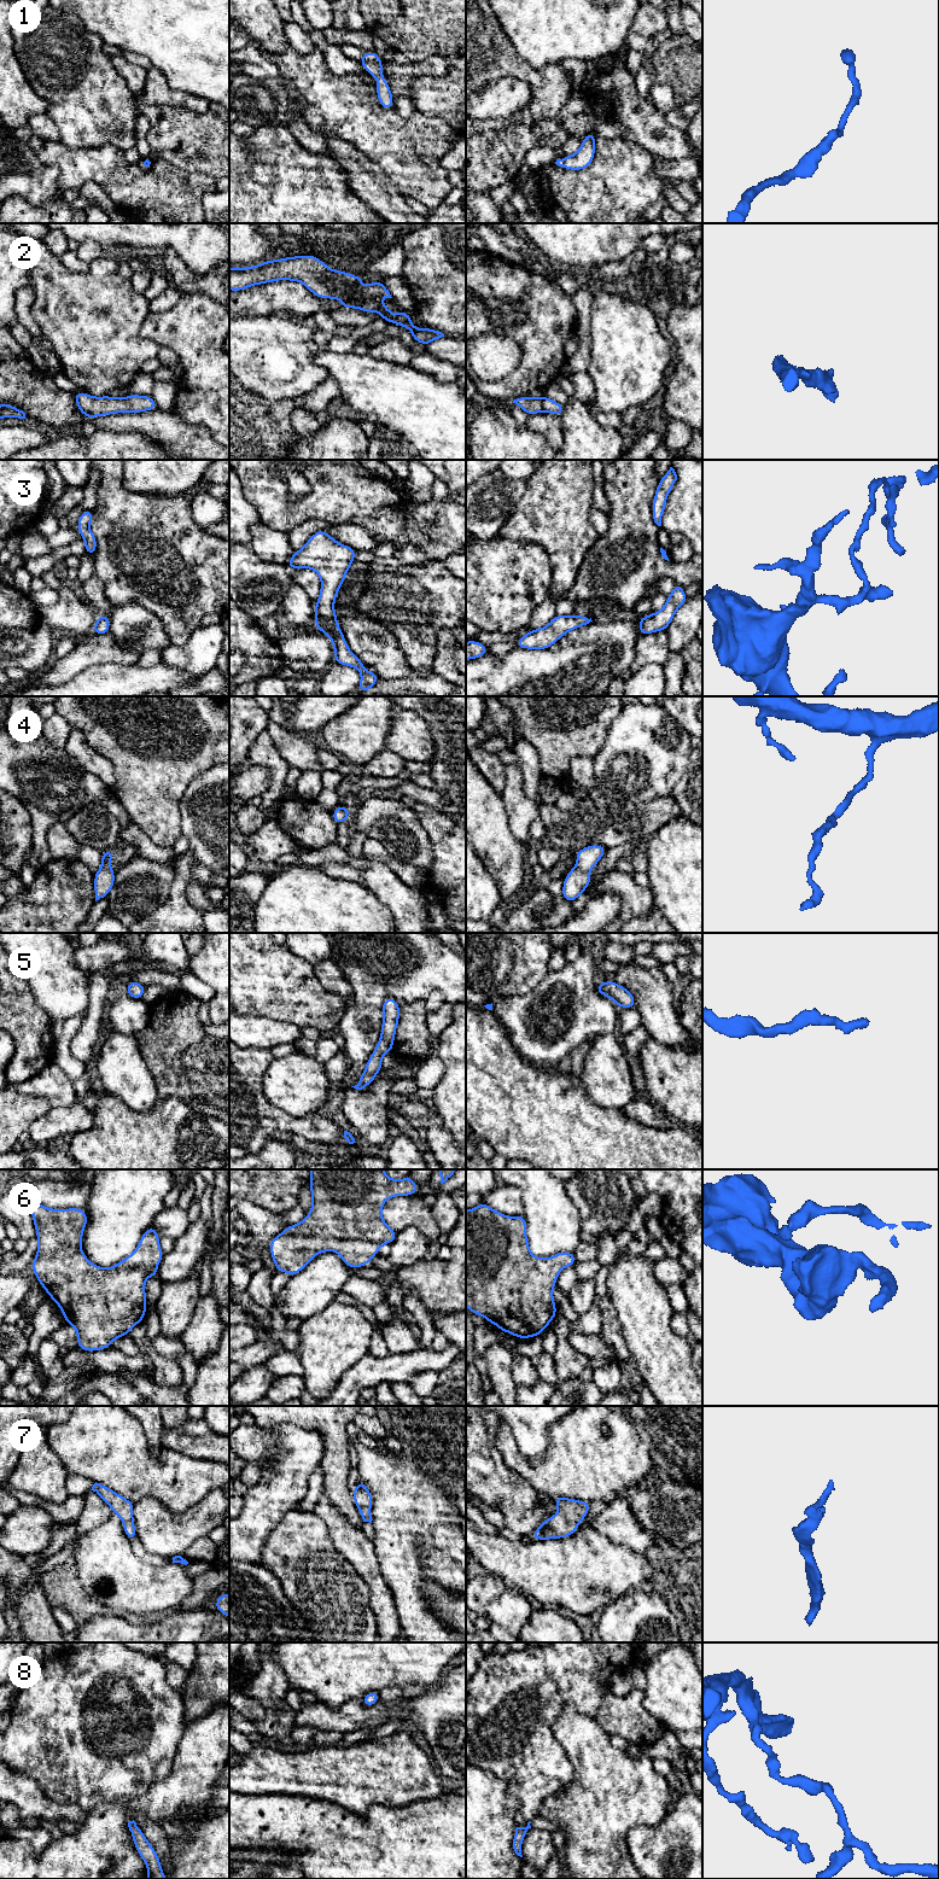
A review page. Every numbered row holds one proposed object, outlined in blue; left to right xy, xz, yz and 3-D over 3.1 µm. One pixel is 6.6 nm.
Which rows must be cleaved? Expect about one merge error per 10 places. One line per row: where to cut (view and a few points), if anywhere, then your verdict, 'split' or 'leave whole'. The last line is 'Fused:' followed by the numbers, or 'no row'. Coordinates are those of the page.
1: no cut; leave whole
2: no cut; leave whole
3: no cut; leave whole
4: no cut; leave whole
5: no cut; leave whole
6: no cut; leave whole
7: no cut; leave whole
8: no cut; leave whole
Fused: no row

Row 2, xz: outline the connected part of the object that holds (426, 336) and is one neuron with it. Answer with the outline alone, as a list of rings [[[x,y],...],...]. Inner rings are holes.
[[[314,255],[270,259],[261,264],[245,267],[245,268],[229,268],[231,291],[243,291],[250,286],[268,284],[279,280],[299,281],[317,298],[327,298],[327,299],[343,298],[344,302],[340,303],[339,308],[344,308],[344,309],[357,308],[364,313],[378,311],[380,314],[380,317],[384,319],[386,322],[396,323],[398,326],[403,326],[407,329],[409,329],[413,335],[413,340],[419,342],[425,346],[428,345],[431,342],[434,342],[444,337],[442,332],[434,331],[430,327],[426,327],[425,329],[420,329],[419,327],[415,327],[412,323],[408,311],[401,310],[398,315],[393,315],[386,305],[381,304],[380,303],[381,298],[392,298],[389,290],[383,284],[383,281],[371,282],[360,290],[358,286],[363,282],[361,275],[354,276],[351,273],[333,270]]]

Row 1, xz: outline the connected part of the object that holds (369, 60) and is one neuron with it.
[[[363,52],[360,58],[361,65],[366,71],[378,80],[377,97],[384,110],[391,110],[393,105],[393,97],[387,81],[383,76],[383,62],[377,52]]]

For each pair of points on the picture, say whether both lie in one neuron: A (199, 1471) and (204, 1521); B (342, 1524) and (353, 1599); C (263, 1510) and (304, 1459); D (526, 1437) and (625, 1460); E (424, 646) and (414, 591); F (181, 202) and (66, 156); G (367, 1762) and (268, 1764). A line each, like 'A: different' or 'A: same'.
A: different
B: different
C: same
D: different
E: same
F: same
G: same

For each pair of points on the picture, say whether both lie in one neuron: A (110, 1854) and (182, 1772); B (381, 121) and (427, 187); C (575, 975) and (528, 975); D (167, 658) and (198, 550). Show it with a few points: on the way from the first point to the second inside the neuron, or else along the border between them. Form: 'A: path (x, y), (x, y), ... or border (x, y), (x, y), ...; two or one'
A: path (110, 1830), (134, 1804), (152, 1803), (159, 1796); one
B: path (391, 138), (412, 158), (416, 170); one
C: border (549, 972), (532, 988), (524, 993); two
D: border (196, 629), (185, 643), (171, 645); two

